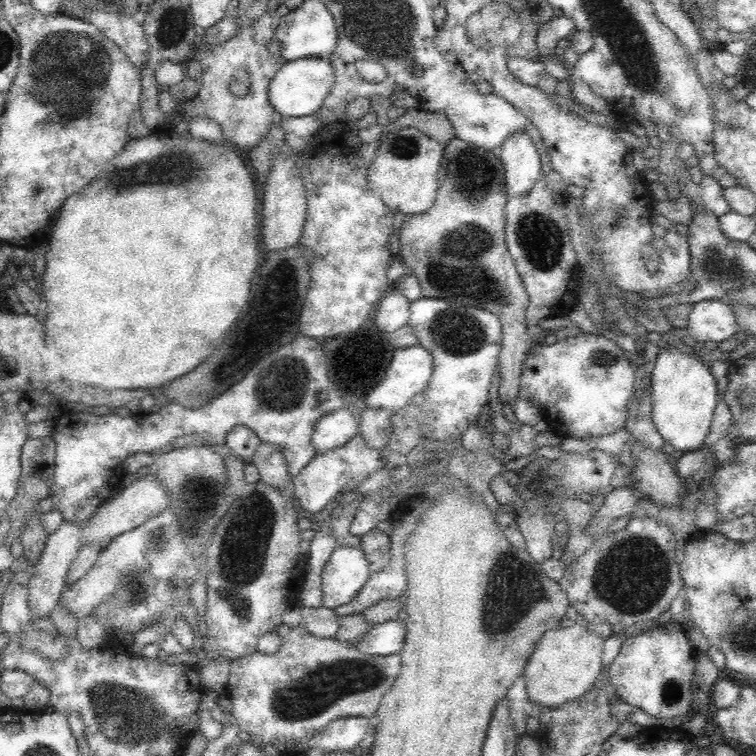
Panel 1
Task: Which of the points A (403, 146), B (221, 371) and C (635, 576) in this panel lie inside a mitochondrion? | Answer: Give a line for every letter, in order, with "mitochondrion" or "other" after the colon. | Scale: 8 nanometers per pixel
A: mitochondrion
B: other
C: mitochondrion

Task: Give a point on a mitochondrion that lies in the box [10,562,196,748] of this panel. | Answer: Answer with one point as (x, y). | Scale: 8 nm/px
(122, 713)

